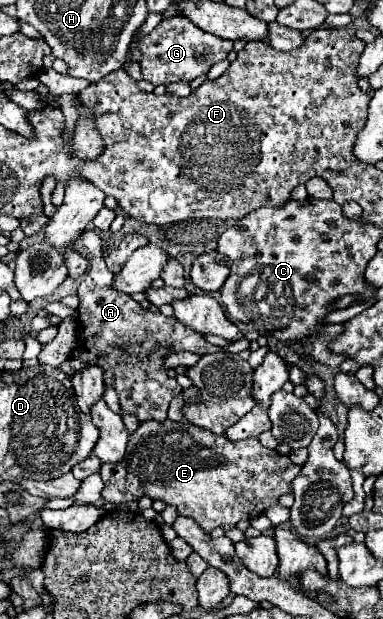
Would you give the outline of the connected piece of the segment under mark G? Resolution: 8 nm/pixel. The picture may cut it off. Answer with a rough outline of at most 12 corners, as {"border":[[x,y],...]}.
{"border":[[186,16],[162,20],[132,46],[142,78],[194,80],[224,60],[232,40]]}

